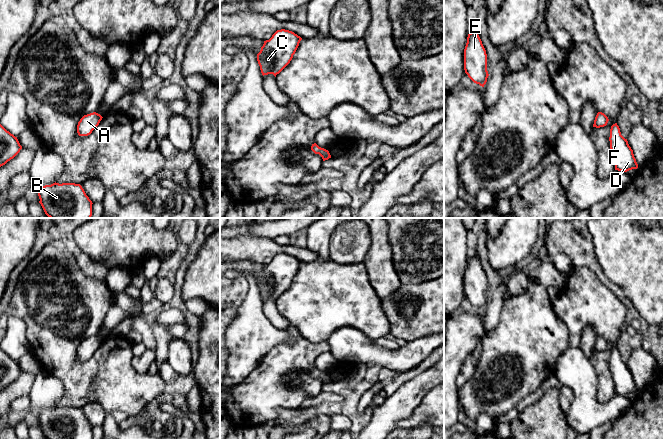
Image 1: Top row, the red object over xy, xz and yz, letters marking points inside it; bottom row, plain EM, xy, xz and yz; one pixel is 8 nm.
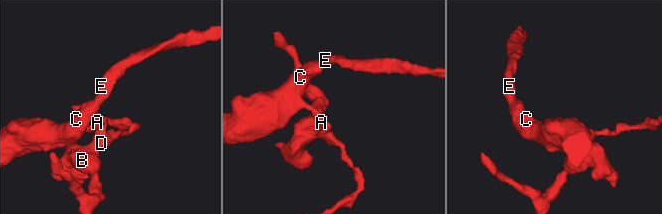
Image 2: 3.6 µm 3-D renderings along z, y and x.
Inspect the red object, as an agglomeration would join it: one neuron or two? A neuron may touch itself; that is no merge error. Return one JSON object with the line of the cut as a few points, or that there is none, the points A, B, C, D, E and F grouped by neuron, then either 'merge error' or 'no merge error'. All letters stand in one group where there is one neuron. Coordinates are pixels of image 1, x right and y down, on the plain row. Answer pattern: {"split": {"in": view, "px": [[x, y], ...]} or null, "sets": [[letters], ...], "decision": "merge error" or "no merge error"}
{"split": null, "sets": [["A", "B", "C", "D", "E", "F"]], "decision": "no merge error"}

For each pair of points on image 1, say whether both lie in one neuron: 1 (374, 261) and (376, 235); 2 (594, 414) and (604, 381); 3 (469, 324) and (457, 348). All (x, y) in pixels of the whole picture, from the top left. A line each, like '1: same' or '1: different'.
1: same
2: different
3: same

